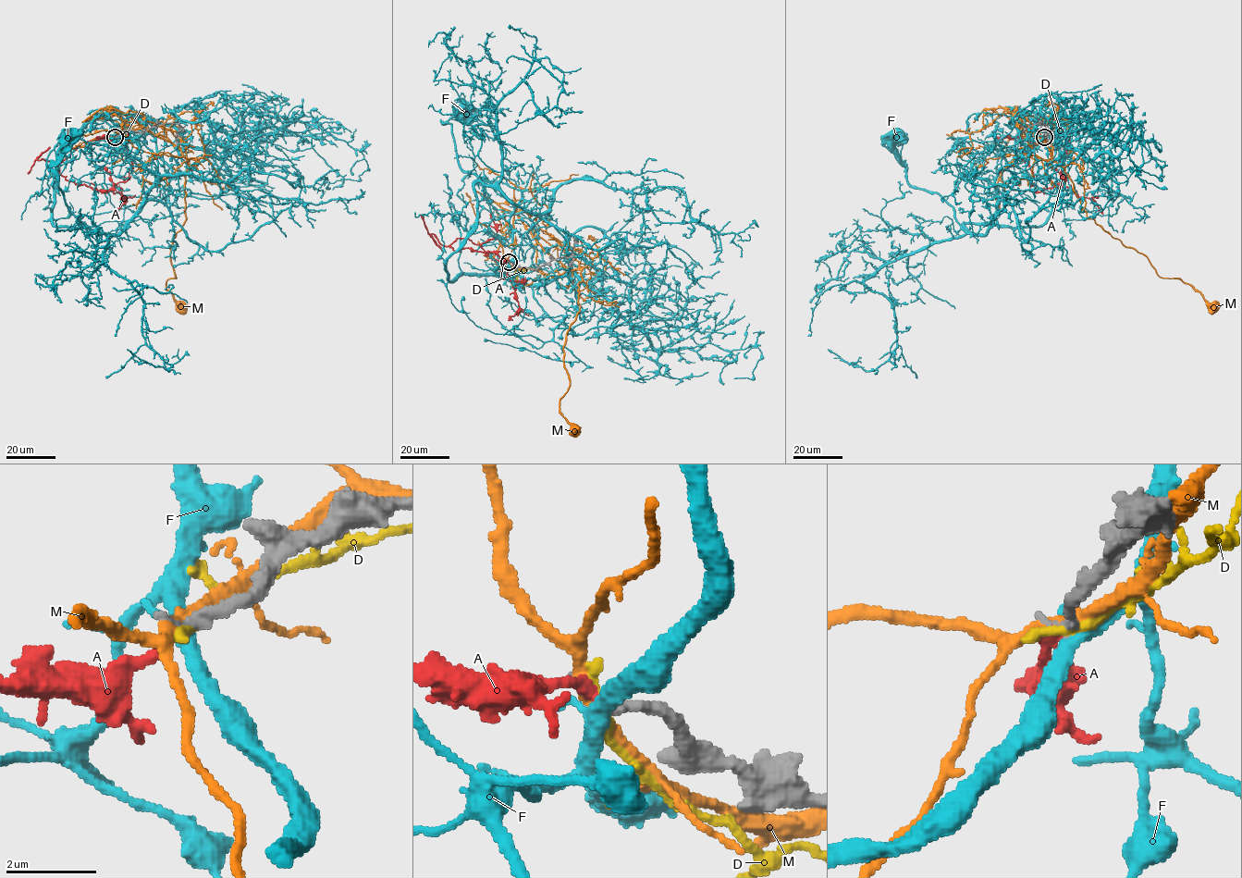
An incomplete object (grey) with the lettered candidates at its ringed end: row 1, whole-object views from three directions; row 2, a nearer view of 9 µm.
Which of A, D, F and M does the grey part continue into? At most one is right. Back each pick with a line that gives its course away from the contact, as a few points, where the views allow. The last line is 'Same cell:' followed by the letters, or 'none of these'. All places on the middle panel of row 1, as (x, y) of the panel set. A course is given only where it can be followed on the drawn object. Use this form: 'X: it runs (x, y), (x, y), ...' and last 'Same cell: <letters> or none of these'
A: it runs (509, 262), (490, 257), (467, 239), (450, 245), (458, 251), (495, 252), (511, 280), (525, 280), (520, 286)
Same cell: A

